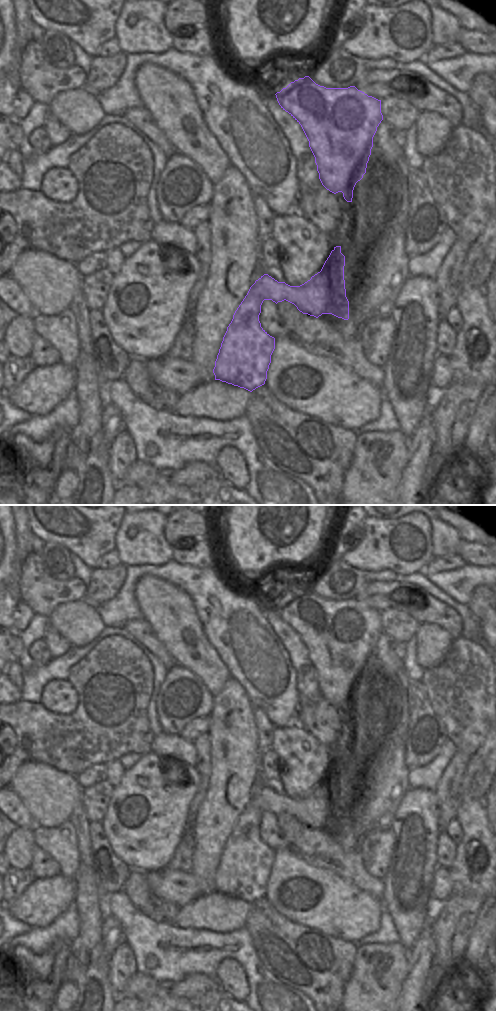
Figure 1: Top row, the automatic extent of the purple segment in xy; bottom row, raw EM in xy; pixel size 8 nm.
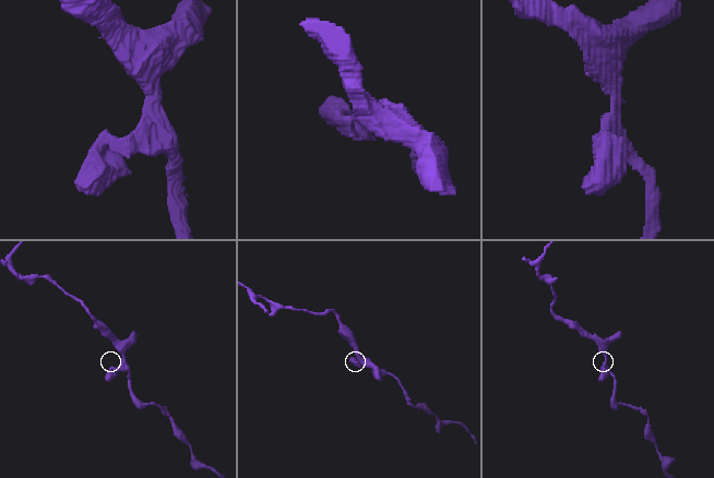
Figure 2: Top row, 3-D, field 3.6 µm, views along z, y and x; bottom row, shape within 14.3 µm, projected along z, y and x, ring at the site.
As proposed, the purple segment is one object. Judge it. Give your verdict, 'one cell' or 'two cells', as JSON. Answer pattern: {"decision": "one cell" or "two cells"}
{"decision": "one cell"}

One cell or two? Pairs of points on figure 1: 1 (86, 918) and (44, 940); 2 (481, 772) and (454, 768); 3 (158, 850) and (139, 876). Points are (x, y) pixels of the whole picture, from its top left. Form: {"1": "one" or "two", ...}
{"1": "two", "2": "two", "3": "two"}

